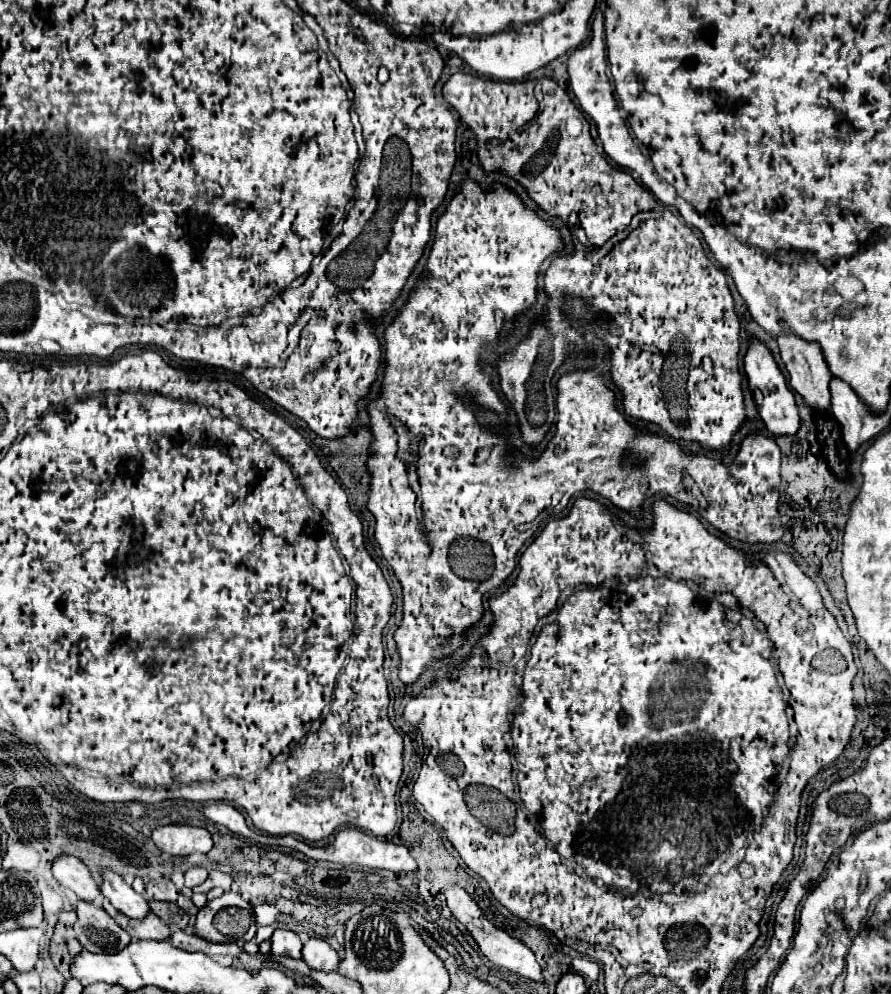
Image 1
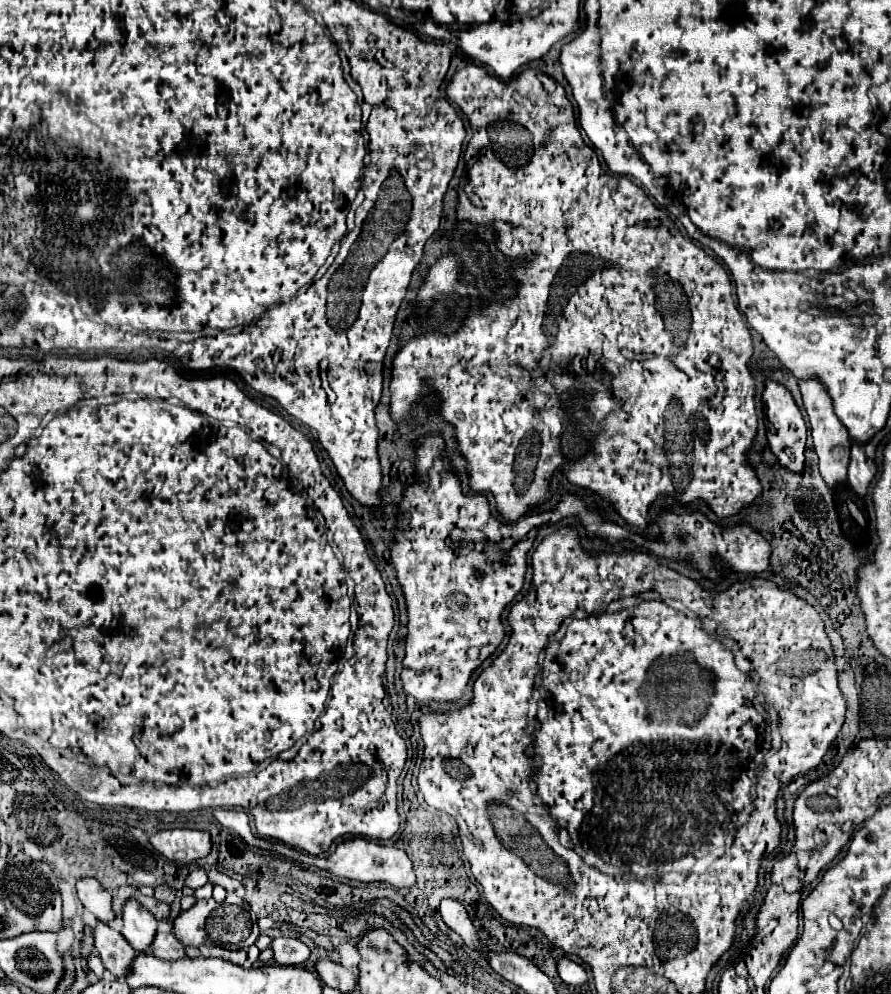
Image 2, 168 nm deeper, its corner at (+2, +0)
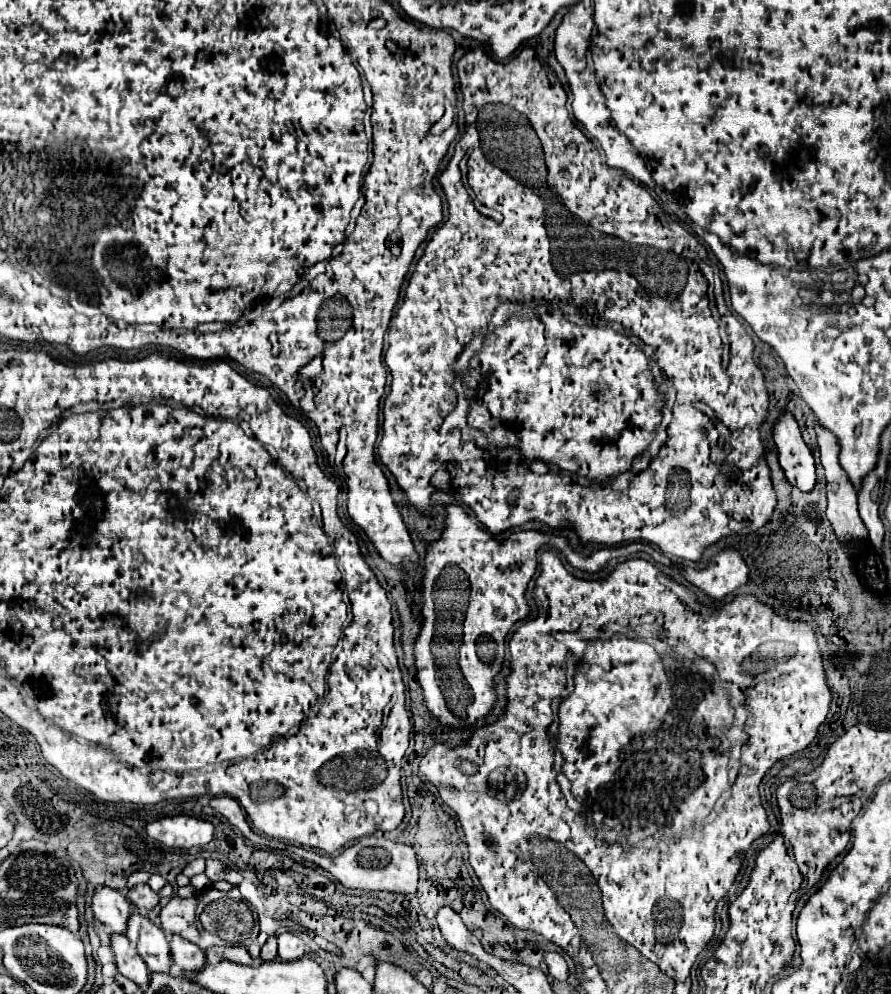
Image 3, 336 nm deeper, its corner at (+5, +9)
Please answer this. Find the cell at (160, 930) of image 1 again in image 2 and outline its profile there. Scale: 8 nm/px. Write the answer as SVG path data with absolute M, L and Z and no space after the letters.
M158 931L156 937L154 937L154 943L152 943L150 951L156 957L162 957L162 959L184 957L184 945L176 939L174 933L162 933L162 931Z

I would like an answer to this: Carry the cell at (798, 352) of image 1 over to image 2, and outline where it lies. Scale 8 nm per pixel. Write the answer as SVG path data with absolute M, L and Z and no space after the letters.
M800 379L798 385L802 391L804 409L810 419L814 449L820 459L818 467L820 467L820 473L822 473L828 489L832 491L836 485L846 481L846 469L848 469L848 461L850 461L850 455L848 455L850 453L850 437L848 437L846 427L842 427L842 423L838 423L838 417L834 415L834 403L832 403L826 387L822 387L822 383L818 383L818 379Z

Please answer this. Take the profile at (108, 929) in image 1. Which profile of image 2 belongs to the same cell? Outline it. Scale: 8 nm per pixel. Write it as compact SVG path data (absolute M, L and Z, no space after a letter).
M96 921L96 927L92 929L94 935L94 949L98 951L104 967L114 975L122 977L128 971L130 961L134 959L136 951L126 943L124 935L112 929L108 923Z

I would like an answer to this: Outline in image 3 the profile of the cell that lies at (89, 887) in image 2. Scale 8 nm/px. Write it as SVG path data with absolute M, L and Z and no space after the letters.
M103 886L93 896L93 914L99 922L107 924L113 934L125 934L127 918L131 916L131 906L119 890Z

